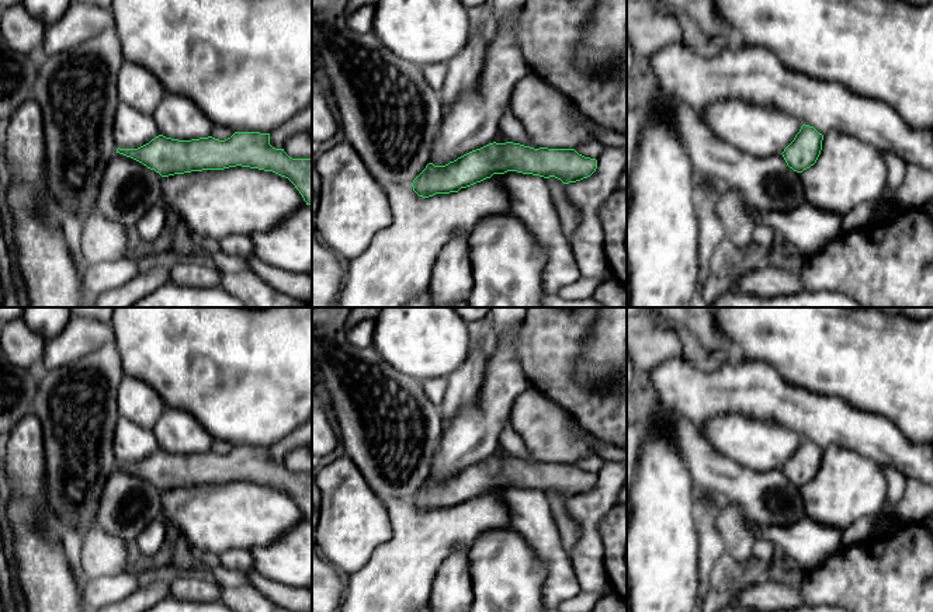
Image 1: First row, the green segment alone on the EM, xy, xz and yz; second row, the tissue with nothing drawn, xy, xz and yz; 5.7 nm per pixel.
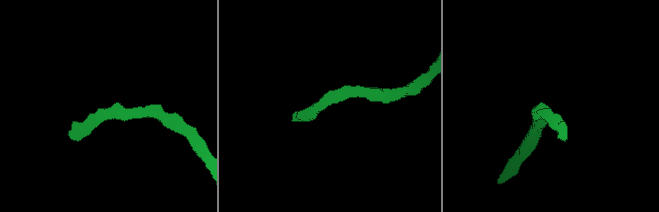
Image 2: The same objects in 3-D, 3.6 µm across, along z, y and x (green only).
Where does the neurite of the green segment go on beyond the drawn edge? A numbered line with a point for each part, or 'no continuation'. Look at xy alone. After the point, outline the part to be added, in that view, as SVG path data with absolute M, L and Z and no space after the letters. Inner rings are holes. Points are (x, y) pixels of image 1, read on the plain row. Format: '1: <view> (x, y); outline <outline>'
1: xy (128, 504); outline M115 467L101 494L97 526L129 543L157 518L162 518L162 490Z

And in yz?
1: yz (767, 499); outline M639 406L631 414L641 424L641 437L663 424L693 481L719 500L740 505L759 526L787 526L807 518L800 487L787 480L783 469L757 472L726 458L681 415L667 421L653 414L645 418Z

